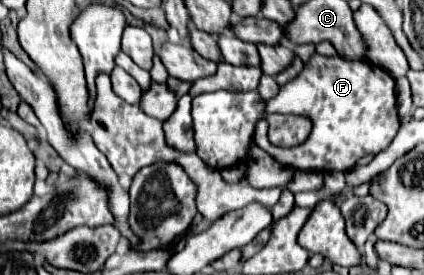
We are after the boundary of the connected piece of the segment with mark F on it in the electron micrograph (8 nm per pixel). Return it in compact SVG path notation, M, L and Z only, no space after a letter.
M317 52L311 56L311 60L305 64L305 68L295 80L281 86L279 94L265 102L265 114L275 114L275 112L307 116L313 124L309 138L303 144L293 146L293 148L275 146L267 138L267 120L259 118L255 126L255 144L263 148L269 156L273 156L277 162L281 162L283 166L305 170L305 172L333 172L333 170L347 172L365 154L379 154L381 150L385 150L401 126L399 116L397 116L395 80L385 70L381 70L379 66L373 66L369 60L347 60L341 56L321 56Z

